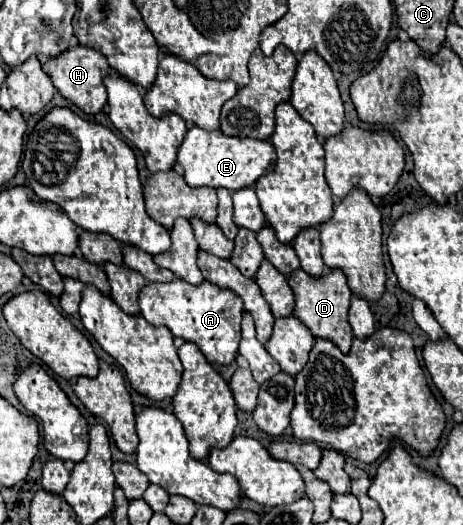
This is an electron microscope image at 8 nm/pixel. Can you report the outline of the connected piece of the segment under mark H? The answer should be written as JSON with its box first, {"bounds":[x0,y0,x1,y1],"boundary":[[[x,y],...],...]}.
{"bounds":[42,46,110,114],"boundary":[[[76,46],[76,48],[66,50],[64,54],[60,54],[60,58],[52,58],[52,62],[46,62],[42,68],[50,76],[50,80],[54,82],[54,86],[62,98],[70,100],[74,106],[78,106],[86,114],[102,112],[102,108],[106,104],[104,78],[110,74],[110,66],[98,50]]]}

